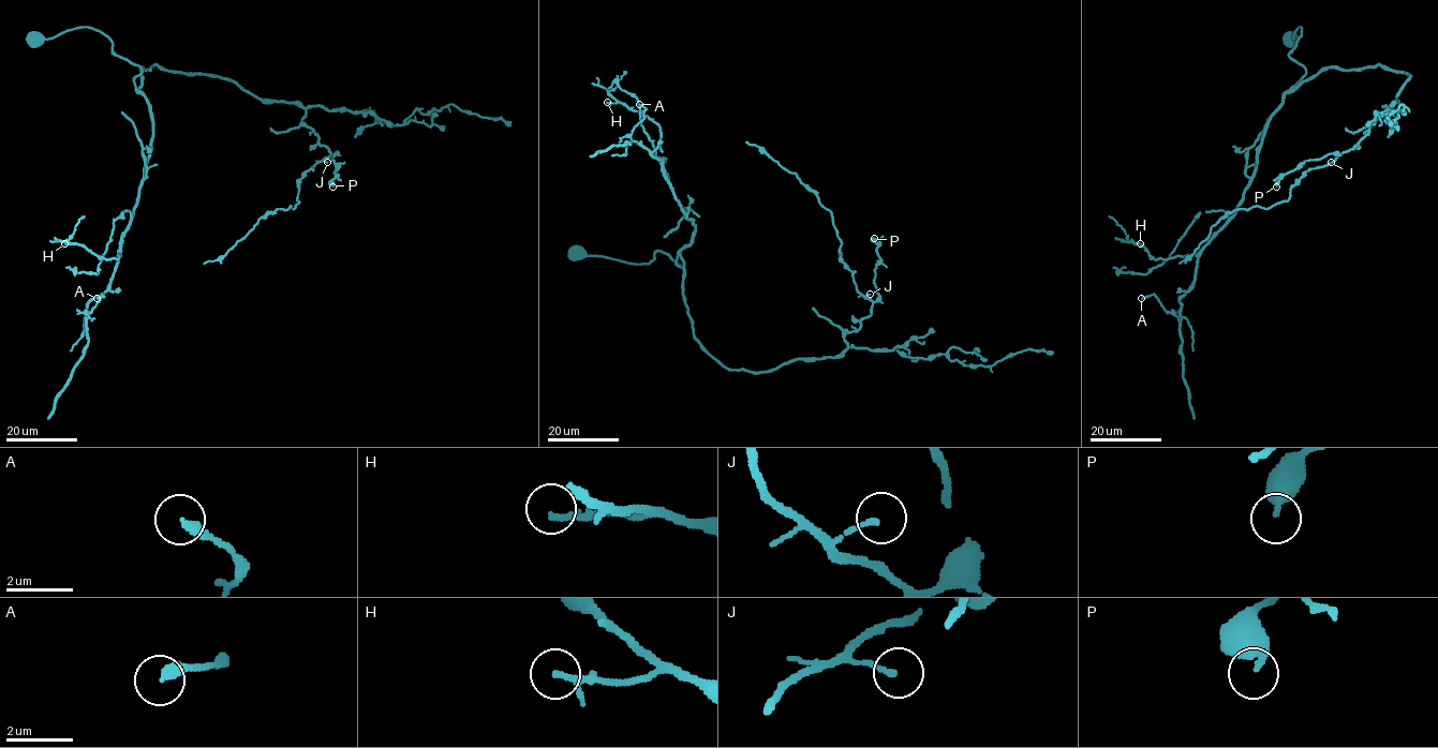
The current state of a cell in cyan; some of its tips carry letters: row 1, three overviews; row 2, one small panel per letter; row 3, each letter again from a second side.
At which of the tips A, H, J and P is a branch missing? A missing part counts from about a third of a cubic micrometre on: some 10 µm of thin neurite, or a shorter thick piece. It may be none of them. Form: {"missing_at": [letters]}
{"missing_at": []}

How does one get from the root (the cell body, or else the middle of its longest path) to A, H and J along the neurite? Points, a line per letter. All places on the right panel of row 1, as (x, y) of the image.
A: (1290, 39), (1300, 27), (1289, 55), (1305, 74), (1268, 123), (1236, 213), (1198, 258), (1180, 317), (1141, 298)
H: (1290, 39), (1300, 27), (1289, 55), (1305, 74), (1268, 123), (1236, 213), (1195, 255), (1155, 259), (1140, 243)
J: (1290, 39), (1300, 27), (1289, 55), (1305, 74), (1291, 90), (1329, 68), (1381, 65), (1410, 76), (1331, 162)

